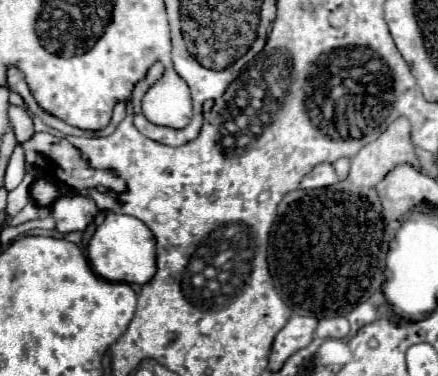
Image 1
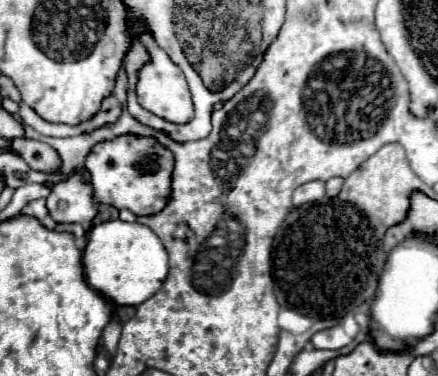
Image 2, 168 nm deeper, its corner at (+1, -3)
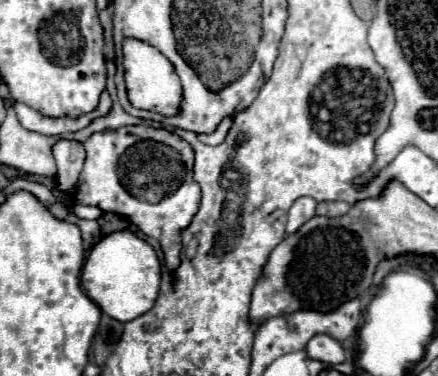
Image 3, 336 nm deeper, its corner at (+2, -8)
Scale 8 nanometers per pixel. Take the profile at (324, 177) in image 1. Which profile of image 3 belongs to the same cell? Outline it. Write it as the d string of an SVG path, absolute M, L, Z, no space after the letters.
M301 196L293 202L293 206L289 208L289 220L287 220L287 232L293 234L297 232L297 228L301 224L305 224L311 216L315 216L315 206L317 200L313 200L311 196Z

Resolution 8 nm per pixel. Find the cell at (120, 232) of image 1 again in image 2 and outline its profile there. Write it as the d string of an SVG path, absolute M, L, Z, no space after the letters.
M120 219L92 227L82 261L90 287L120 307L138 307L150 299L150 295L162 287L168 275L168 255L154 231L146 225L124 223Z

